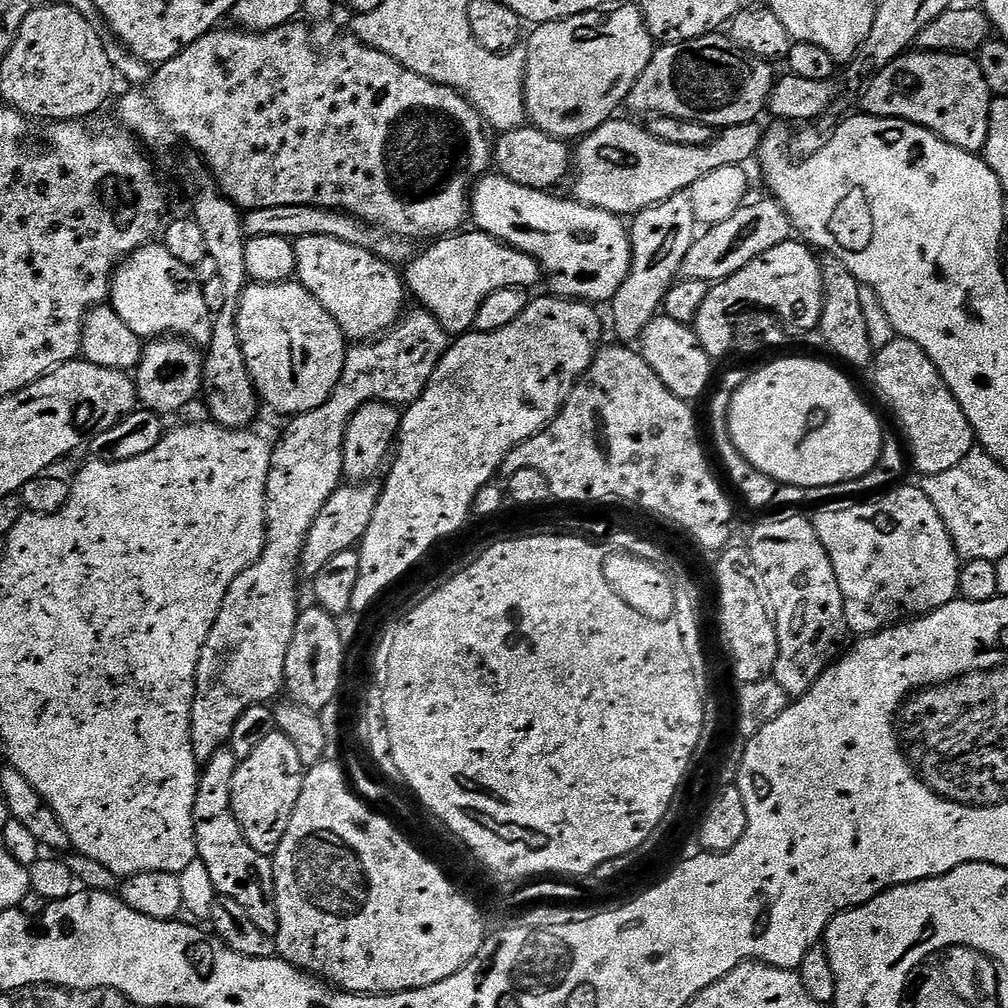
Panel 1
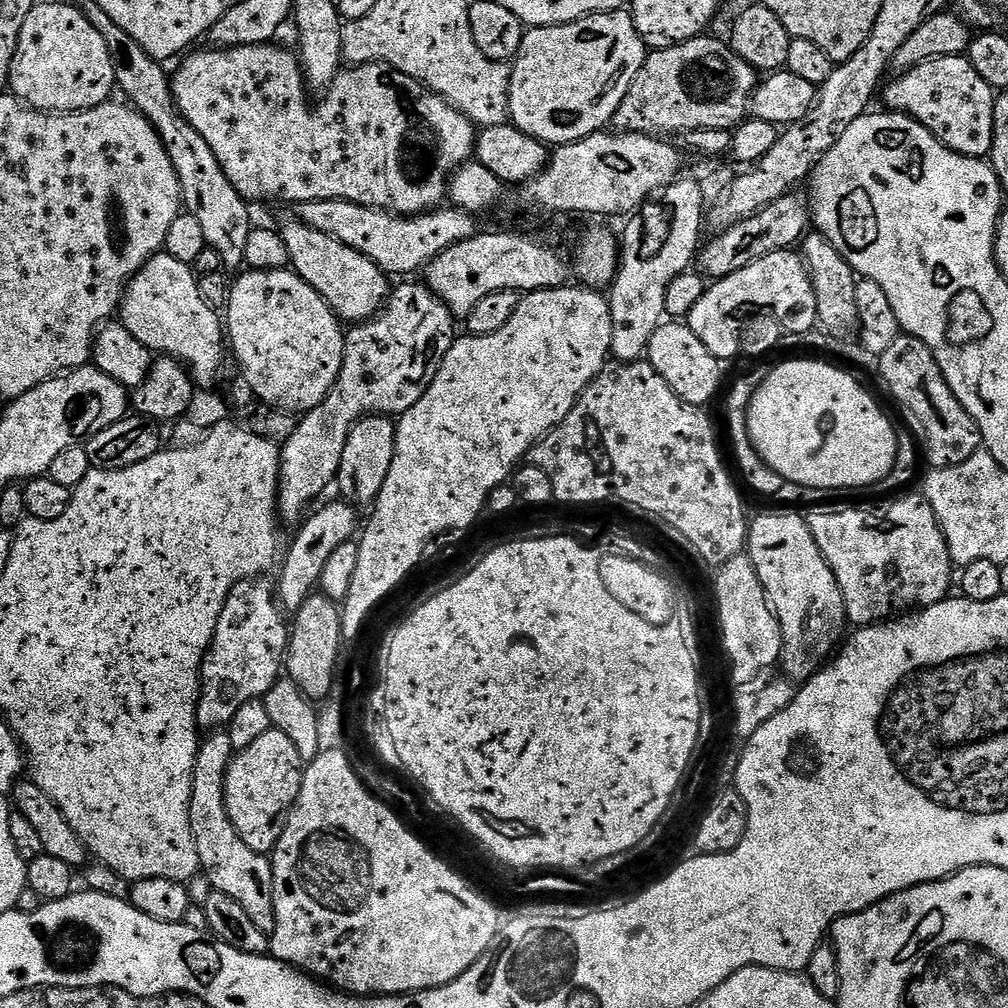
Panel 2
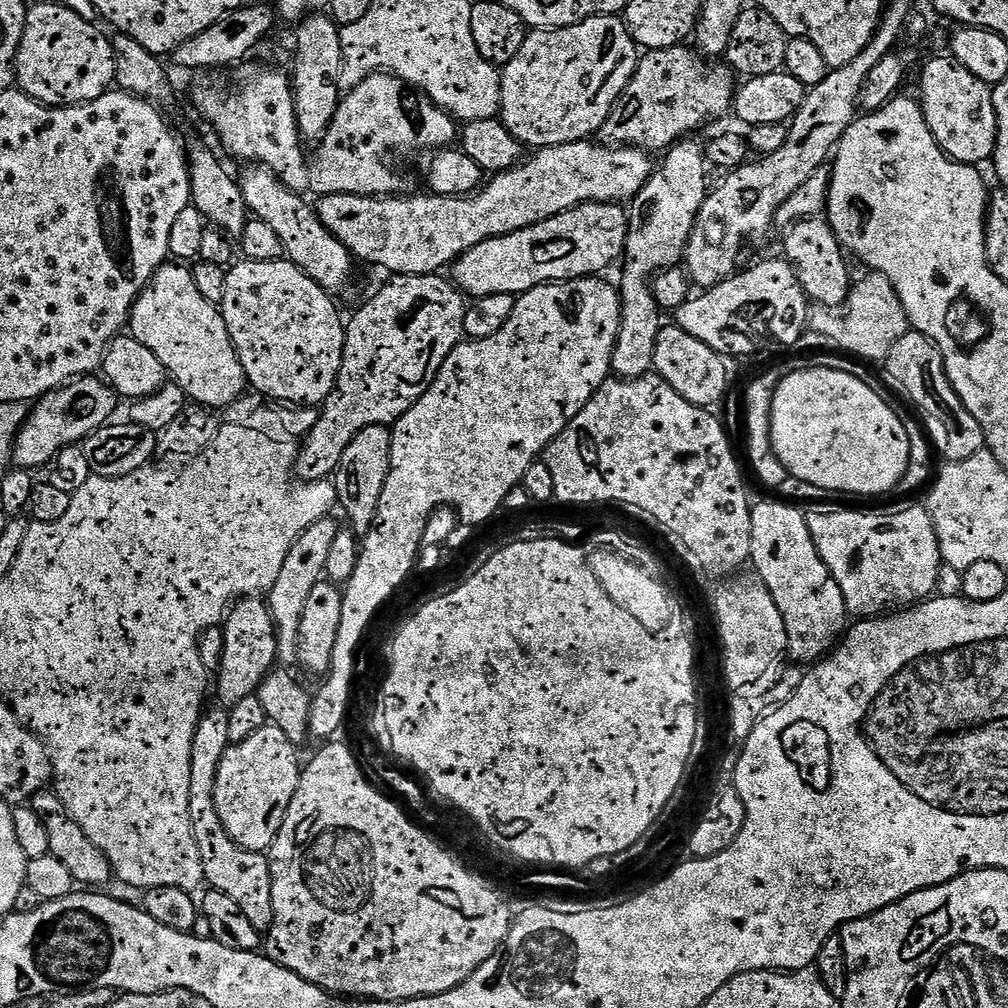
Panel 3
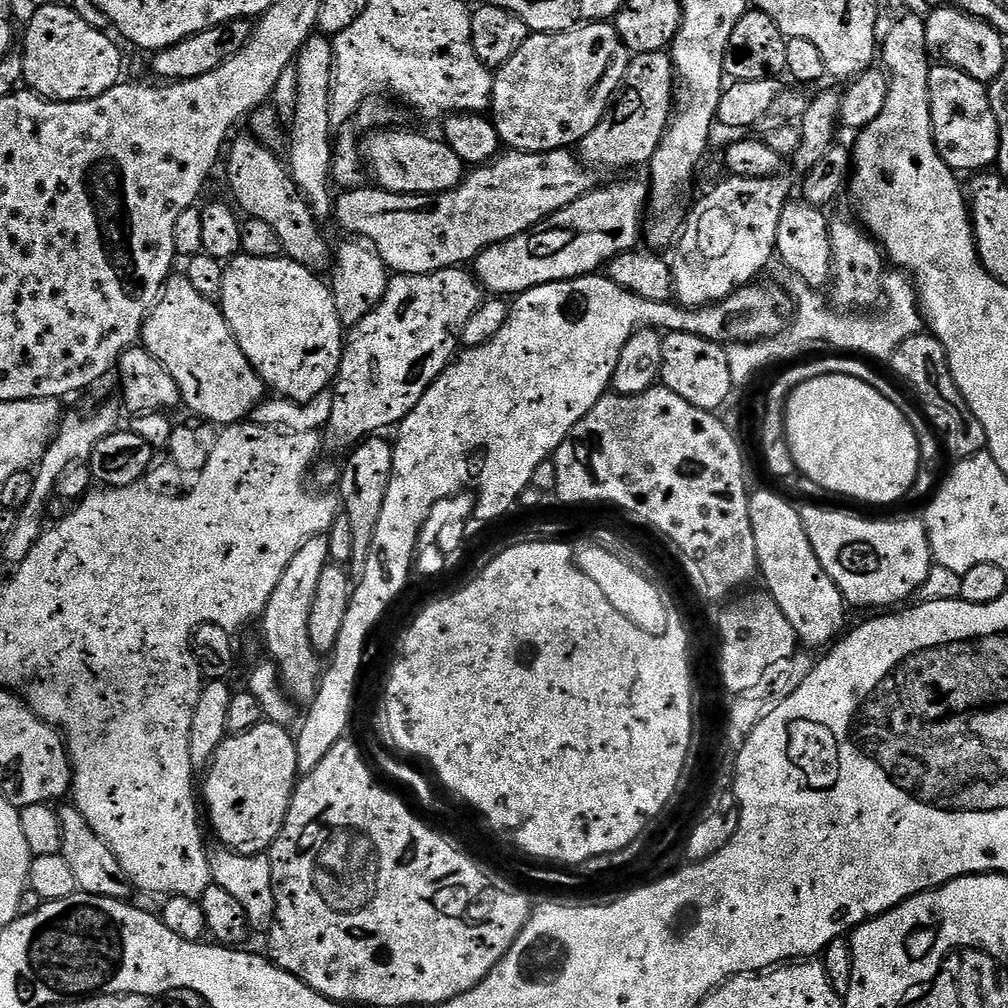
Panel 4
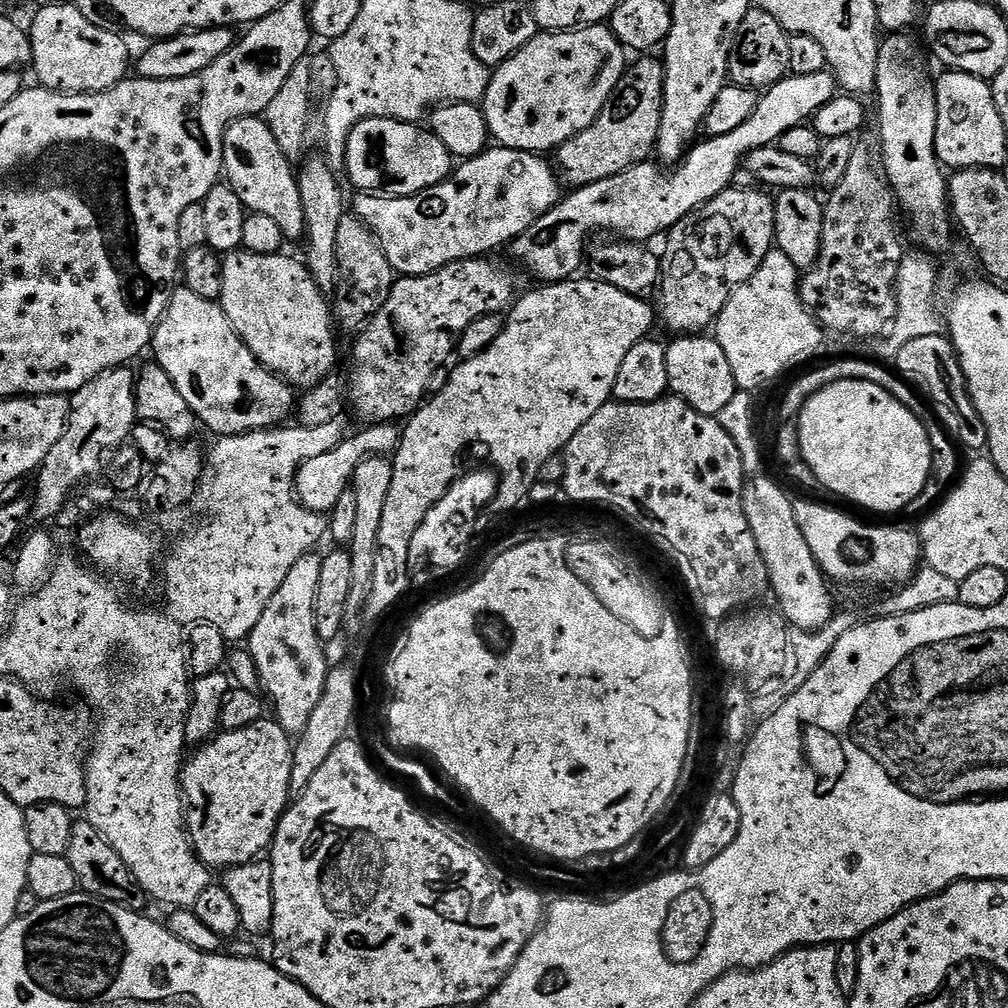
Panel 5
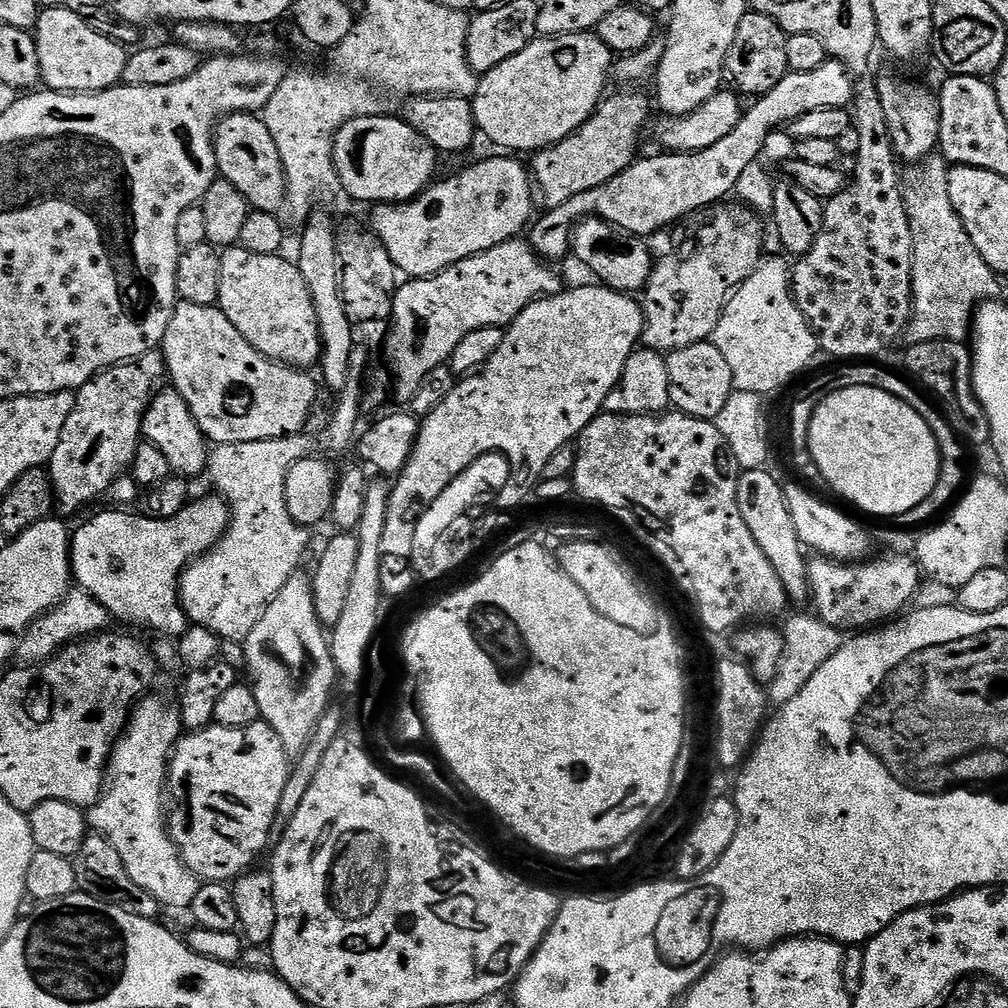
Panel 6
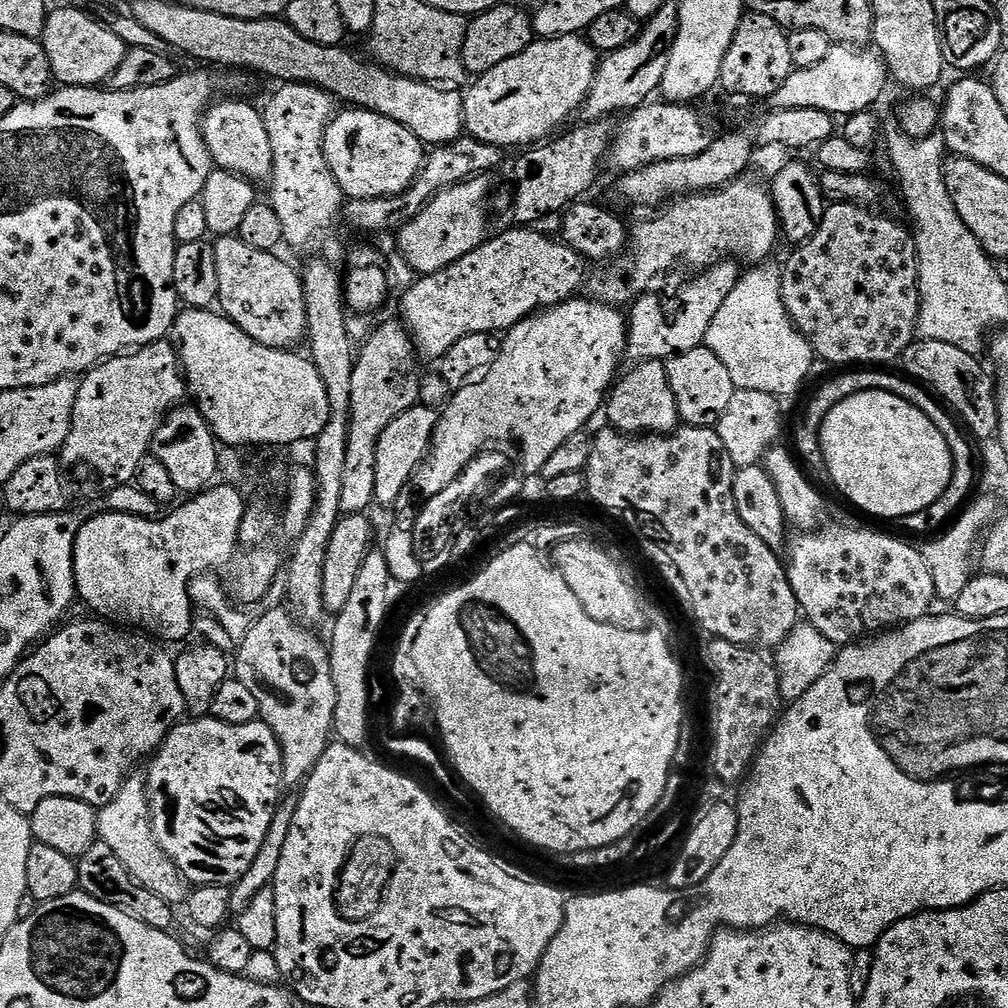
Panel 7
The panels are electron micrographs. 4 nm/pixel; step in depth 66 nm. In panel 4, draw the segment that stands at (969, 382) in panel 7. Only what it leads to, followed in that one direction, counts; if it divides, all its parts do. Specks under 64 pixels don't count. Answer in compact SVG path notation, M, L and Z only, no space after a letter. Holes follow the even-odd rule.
M921 334L906 338L906 342L902 342L898 350L894 350L890 367L893 368L891 371L911 389L915 399L926 409L926 415L934 422L934 427L942 441L942 447L949 457L954 456L953 458L957 461L964 460L987 449L986 430L982 430L982 422L974 418L966 398L962 398L948 365L946 350L942 342L938 342L936 336Z

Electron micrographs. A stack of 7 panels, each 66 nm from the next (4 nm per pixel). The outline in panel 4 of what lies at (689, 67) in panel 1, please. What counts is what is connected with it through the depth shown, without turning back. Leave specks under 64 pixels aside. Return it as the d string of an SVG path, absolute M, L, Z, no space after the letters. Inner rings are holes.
M667 51L638 52L629 59L628 69L620 89L602 114L598 126L586 134L578 145L578 155L593 169L626 168L634 164L647 165L654 150L662 142L674 111L674 93L678 77Z

